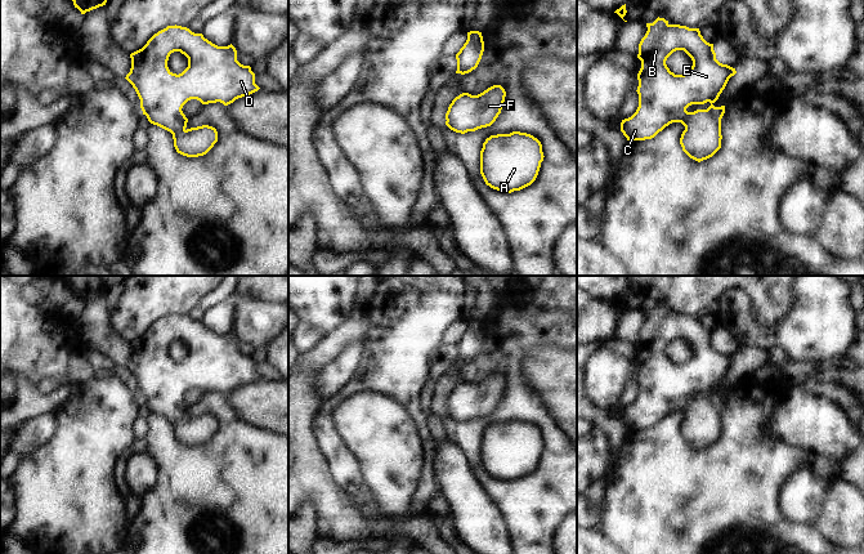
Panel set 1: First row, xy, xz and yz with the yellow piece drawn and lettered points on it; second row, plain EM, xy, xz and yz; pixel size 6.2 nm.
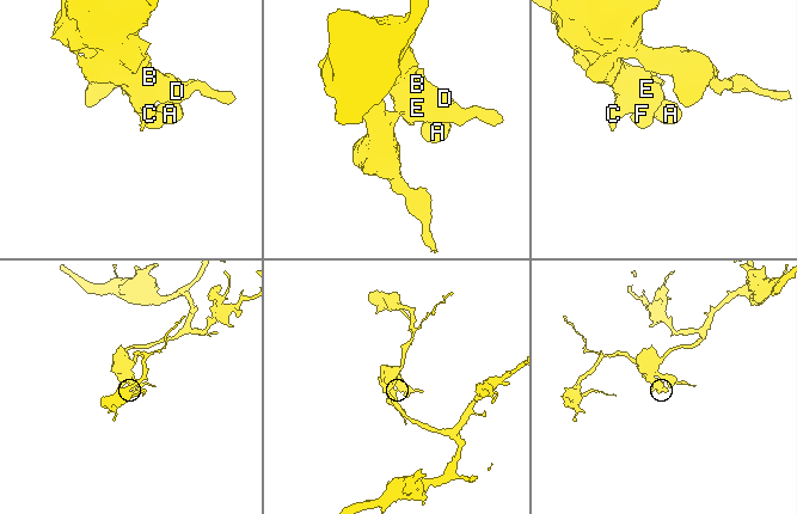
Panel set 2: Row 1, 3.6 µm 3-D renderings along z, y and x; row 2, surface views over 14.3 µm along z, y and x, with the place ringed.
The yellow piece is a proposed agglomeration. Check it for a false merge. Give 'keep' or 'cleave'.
keep

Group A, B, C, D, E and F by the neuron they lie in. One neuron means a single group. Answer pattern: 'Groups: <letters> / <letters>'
Groups: A B C D E F.

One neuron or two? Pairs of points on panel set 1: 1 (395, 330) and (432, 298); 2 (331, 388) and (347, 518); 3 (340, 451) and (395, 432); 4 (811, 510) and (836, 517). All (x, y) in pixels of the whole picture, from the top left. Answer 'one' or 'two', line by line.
1: one
2: two
3: two
4: two

